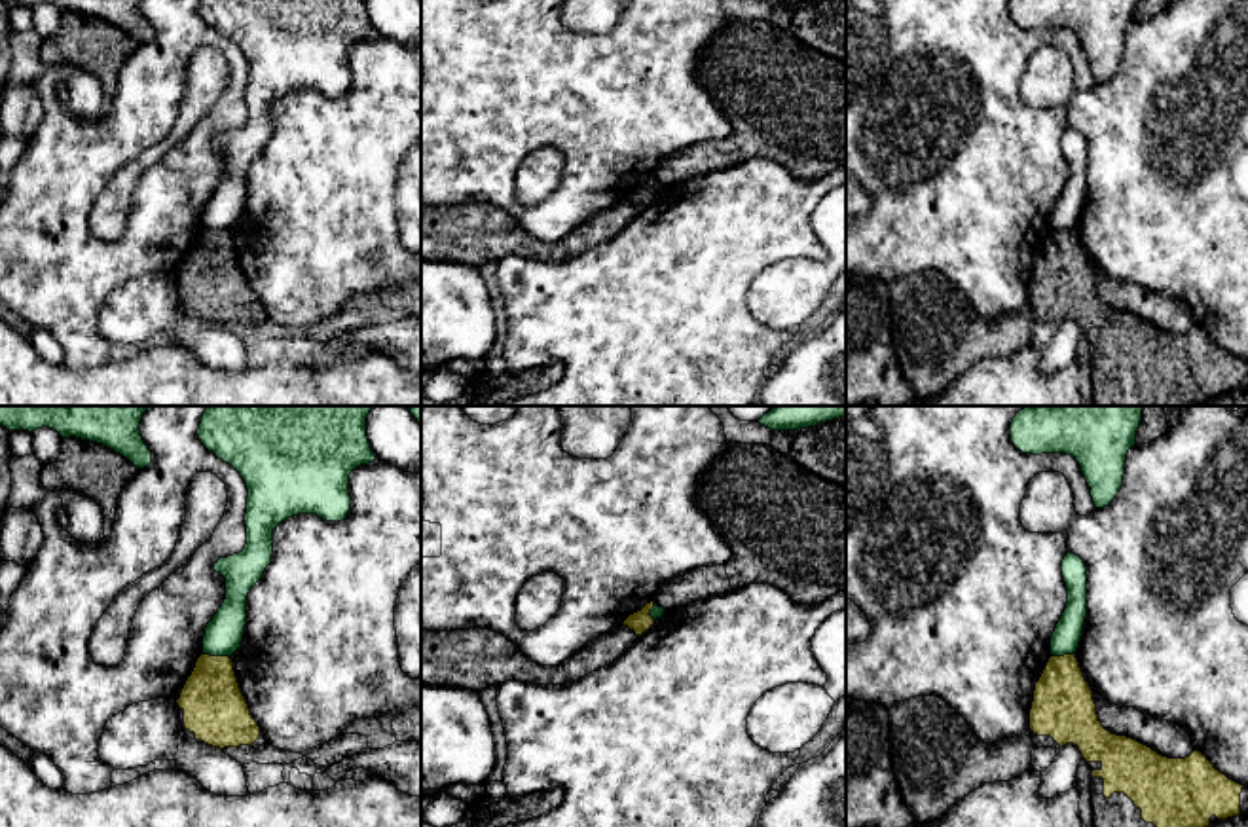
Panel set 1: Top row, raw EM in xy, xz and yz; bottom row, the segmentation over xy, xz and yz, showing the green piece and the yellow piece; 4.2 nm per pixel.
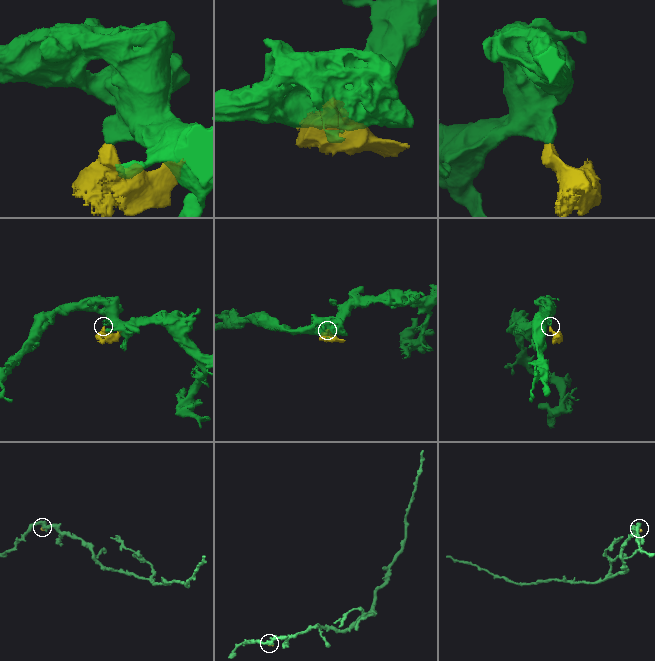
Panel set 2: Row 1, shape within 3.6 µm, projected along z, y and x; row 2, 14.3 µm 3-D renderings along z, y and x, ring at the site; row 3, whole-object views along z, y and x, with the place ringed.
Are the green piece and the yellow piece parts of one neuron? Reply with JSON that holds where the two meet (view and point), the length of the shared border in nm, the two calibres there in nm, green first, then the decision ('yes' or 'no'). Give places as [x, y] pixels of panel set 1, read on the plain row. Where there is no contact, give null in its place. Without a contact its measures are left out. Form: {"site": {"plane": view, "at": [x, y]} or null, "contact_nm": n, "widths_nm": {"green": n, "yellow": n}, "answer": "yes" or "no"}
{"site": {"plane": "xy", "at": [217, 230]}, "contact_nm": 110, "widths_nm": {"green": 160, "yellow": 280}, "answer": "no"}

